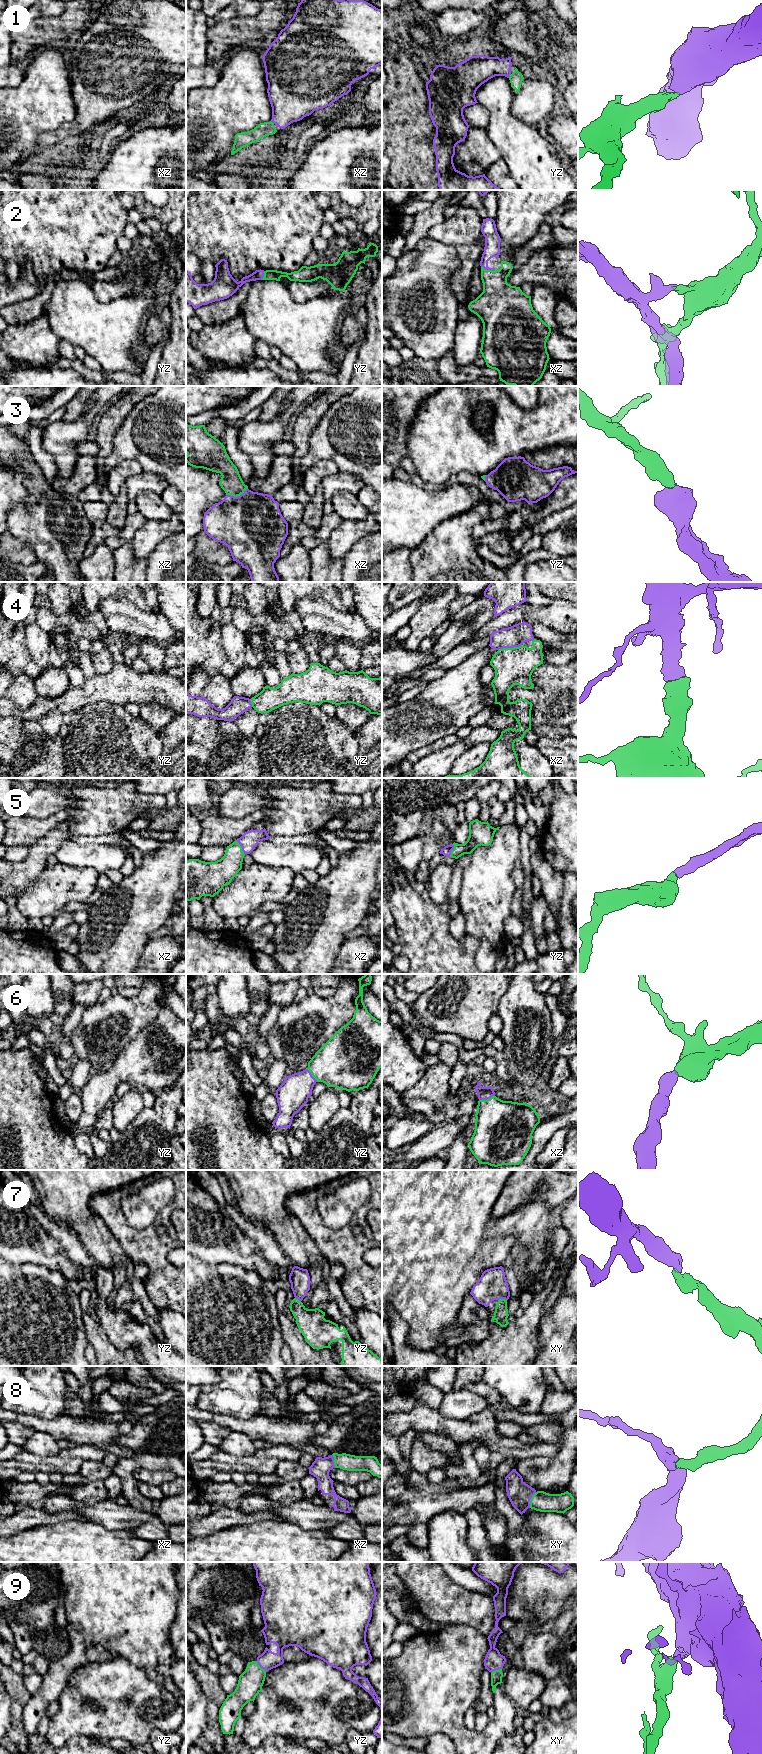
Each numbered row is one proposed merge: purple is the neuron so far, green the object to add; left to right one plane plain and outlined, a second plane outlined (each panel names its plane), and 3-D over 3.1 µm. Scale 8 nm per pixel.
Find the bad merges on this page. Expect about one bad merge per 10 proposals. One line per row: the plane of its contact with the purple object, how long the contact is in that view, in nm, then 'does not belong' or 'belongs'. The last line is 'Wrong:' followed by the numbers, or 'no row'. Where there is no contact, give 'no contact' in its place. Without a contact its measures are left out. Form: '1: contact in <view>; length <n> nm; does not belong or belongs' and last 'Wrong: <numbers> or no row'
1: contact in xz; length 40 nm; belongs
2: contact in xz; length 120 nm; belongs
3: contact in xz; length 190 nm; belongs
4: contact in xz; length 190 nm; belongs
5: contact in xz; length 130 nm; belongs
6: contact in xz; length 130 nm; belongs
7: contact in xy; length 70 nm; belongs
8: contact in xy; length 140 nm; belongs
9: contact in yz; length 120 nm; belongs
Wrong: no row

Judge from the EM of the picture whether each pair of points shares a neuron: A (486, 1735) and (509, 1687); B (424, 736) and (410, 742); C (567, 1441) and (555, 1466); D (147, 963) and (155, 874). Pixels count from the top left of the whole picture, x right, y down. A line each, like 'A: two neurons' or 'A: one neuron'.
A: two neurons
B: one neuron
C: one neuron
D: two neurons

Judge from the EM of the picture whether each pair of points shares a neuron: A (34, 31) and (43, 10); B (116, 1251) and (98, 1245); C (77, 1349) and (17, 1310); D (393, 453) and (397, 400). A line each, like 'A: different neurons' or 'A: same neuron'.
A: different neurons
B: different neurons
C: same neuron
D: same neuron

